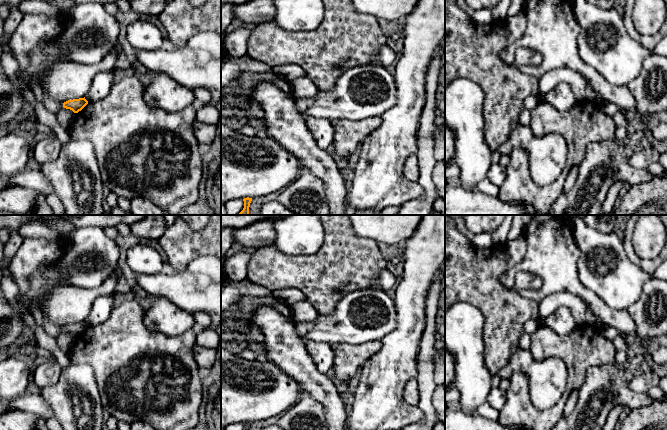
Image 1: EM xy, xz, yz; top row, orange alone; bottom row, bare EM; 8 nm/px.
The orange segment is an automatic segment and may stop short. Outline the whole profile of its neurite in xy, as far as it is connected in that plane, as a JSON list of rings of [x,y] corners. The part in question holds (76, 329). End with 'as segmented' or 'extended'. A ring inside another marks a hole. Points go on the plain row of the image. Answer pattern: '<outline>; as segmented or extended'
[[[84,322],[68,324],[63,327],[63,331],[66,333],[72,334],[74,337],[78,337],[81,335],[86,329],[88,325]]]; as segmented

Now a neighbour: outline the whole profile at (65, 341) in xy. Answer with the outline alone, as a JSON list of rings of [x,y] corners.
[[[63,331],[62,334],[60,334],[56,339],[56,343],[59,346],[59,348],[63,351],[68,353],[70,349],[73,347],[73,345],[76,342],[76,337],[74,337],[70,333],[66,333]]]

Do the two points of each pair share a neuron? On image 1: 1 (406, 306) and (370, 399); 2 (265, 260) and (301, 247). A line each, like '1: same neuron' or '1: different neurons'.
1: same neuron
2: different neurons

